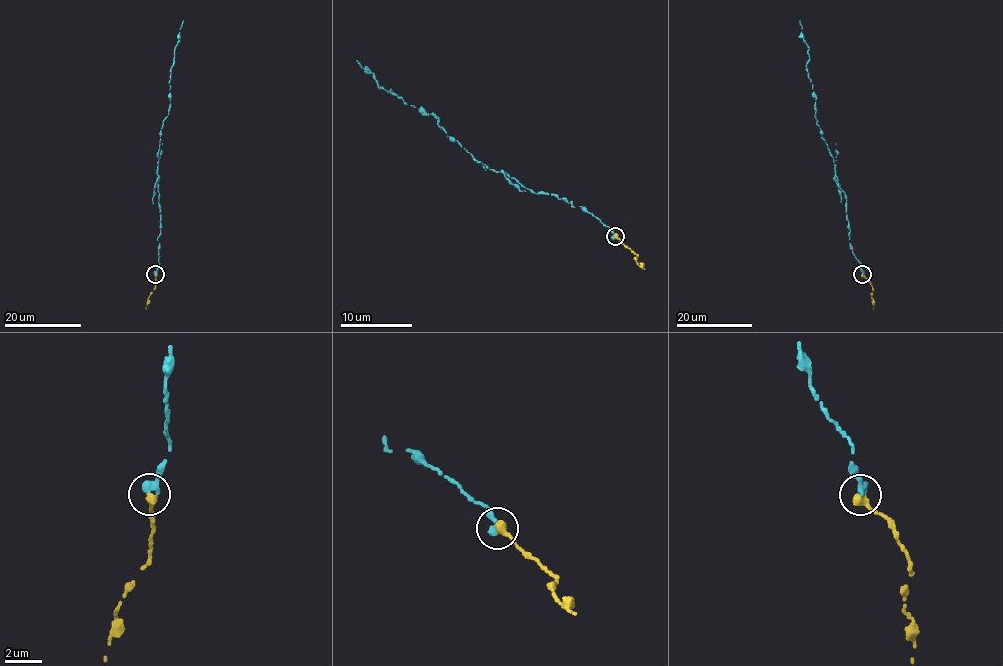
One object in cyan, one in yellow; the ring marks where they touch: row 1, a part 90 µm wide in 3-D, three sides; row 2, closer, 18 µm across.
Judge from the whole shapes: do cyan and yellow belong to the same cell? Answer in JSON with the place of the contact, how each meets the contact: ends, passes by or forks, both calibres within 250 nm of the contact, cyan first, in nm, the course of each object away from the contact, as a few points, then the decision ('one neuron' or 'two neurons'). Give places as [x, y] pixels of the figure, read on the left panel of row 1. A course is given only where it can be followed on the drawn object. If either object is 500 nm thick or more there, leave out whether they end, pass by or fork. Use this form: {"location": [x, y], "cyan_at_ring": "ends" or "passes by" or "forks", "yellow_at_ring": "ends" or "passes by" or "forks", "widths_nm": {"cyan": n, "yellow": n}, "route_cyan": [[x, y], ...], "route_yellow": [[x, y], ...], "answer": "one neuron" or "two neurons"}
{"location": [155, 274], "cyan_at_ring": "ends", "yellow_at_ring": "ends", "widths_nm": {"cyan": 440, "yellow": 400}, "route_cyan": [[155, 273], [159, 263], [160, 217], [156, 182], [161, 131], [163, 120], [169, 114], [171, 71], [183, 21]], "route_yellow": [[155, 274], [155, 288], [145, 308]], "answer": "one neuron"}

